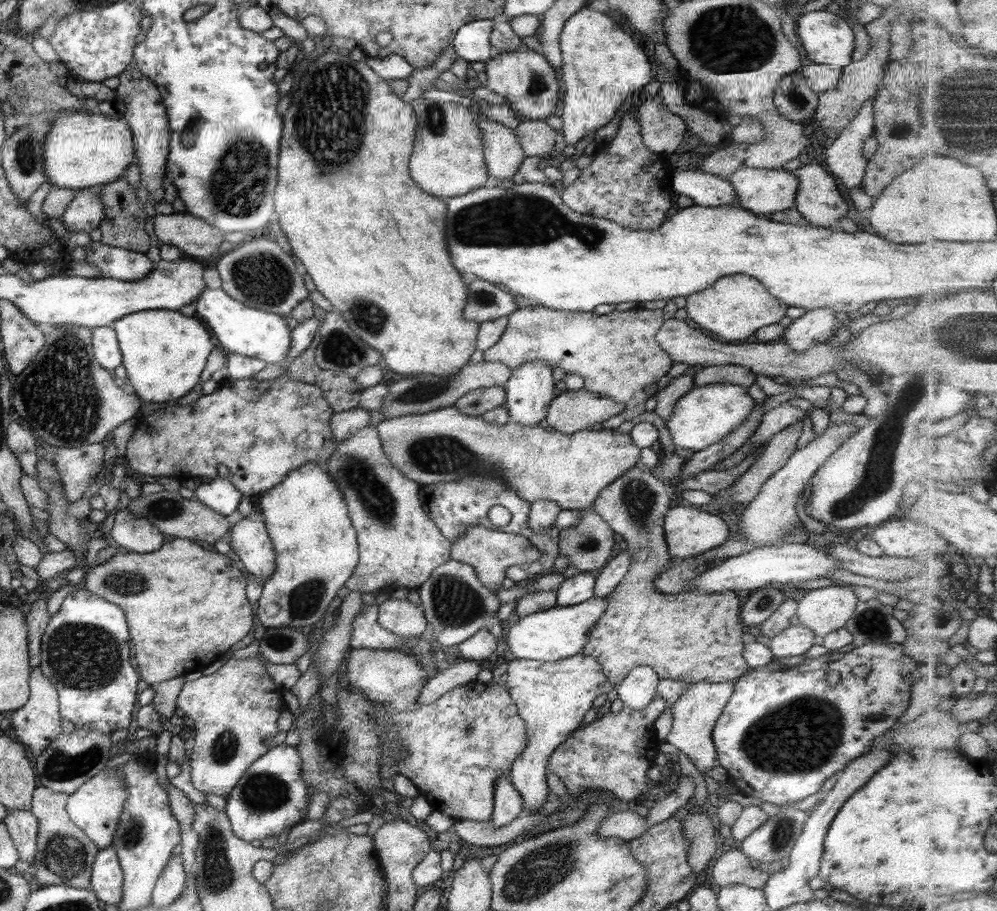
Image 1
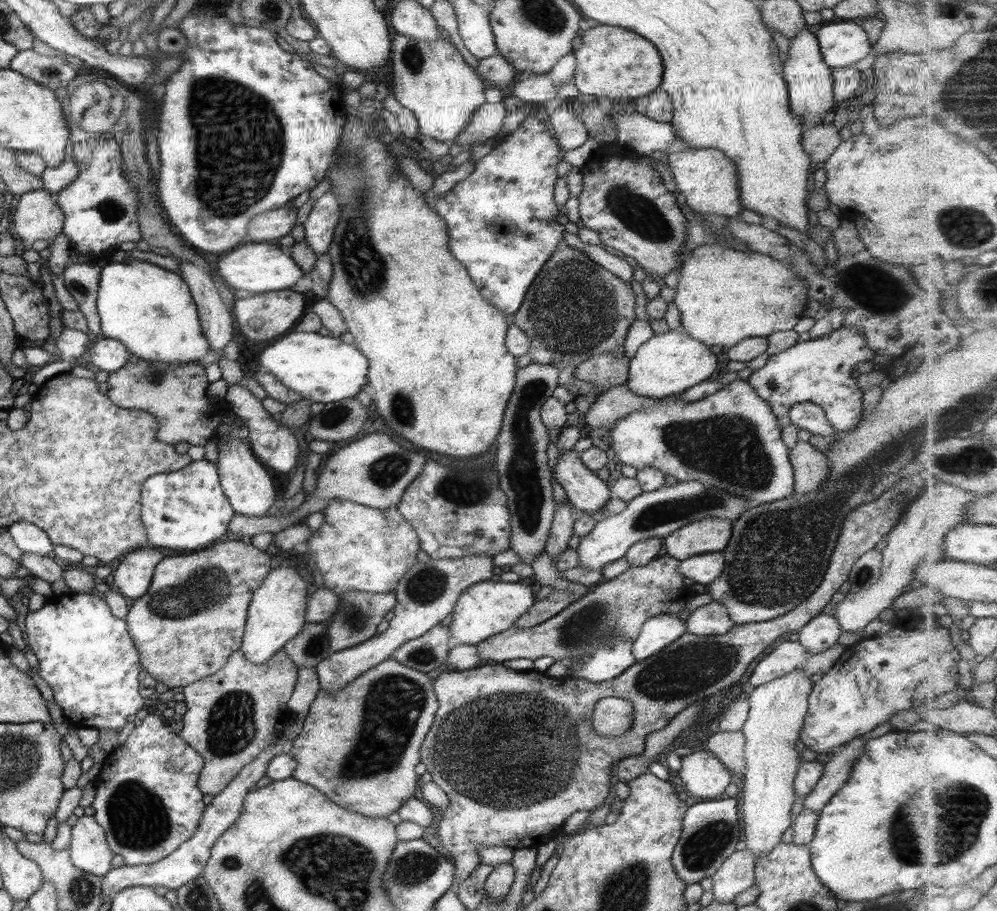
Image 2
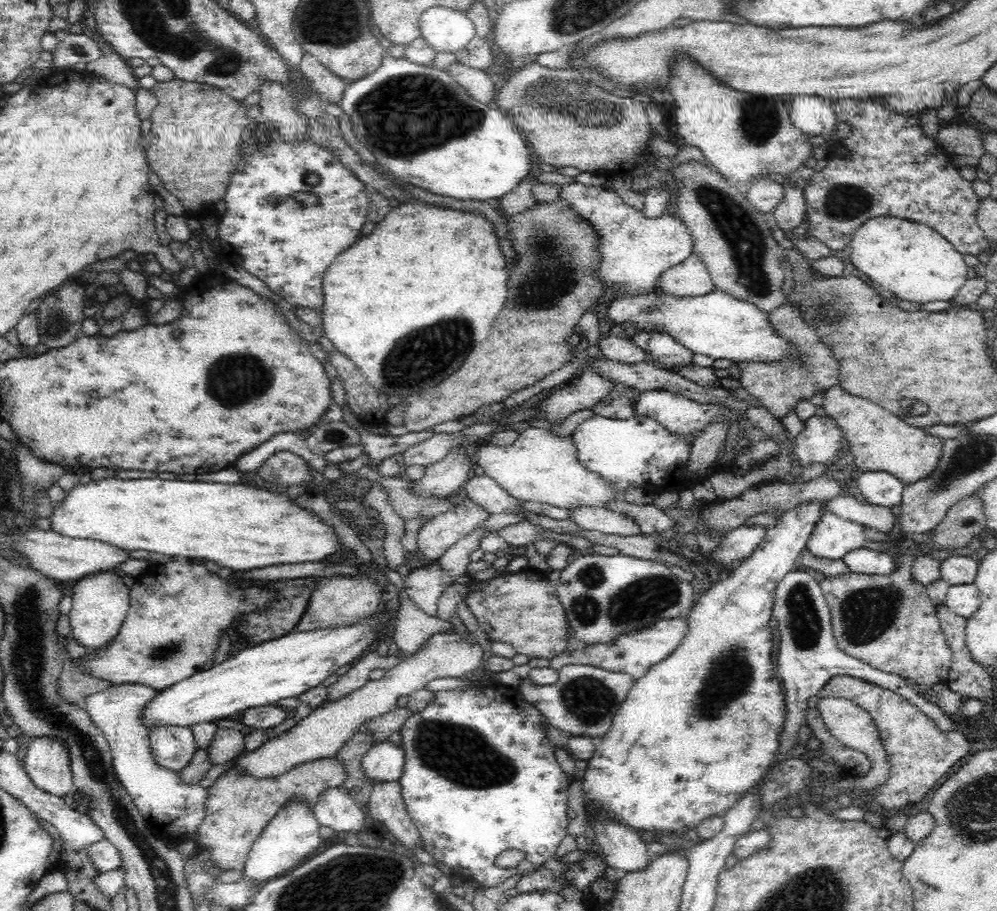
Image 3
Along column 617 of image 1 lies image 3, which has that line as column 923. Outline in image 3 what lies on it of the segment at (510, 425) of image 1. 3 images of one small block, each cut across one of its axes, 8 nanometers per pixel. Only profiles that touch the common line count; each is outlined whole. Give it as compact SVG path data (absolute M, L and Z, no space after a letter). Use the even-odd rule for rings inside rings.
M840 383L826 390L822 405L827 416L844 429L849 450L854 453L854 462L860 470L884 469L904 484L927 477L934 470L942 448L940 437L926 434L920 427L909 426L874 402L848 393Z

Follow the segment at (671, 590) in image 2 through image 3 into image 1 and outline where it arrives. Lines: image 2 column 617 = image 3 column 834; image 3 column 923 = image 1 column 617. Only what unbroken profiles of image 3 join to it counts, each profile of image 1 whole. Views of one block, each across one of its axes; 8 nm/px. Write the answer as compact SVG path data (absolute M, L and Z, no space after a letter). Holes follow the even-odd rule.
M766 444L762 445L759 452L755 450L751 456L747 456L745 460L741 460L737 465L728 469L703 471L677 484L667 484L657 480L649 470L636 463L599 491L591 509L609 525L614 533L623 537L627 544L623 552L629 554L631 563L627 567L627 573L608 594L607 607L590 629L581 654L584 657L593 658L600 665L602 673L612 686L619 685L625 675L635 669L635 666L647 666L655 671L659 679L669 678L687 685L699 682L699 680L717 683L733 682L750 670L742 658L744 644L741 635L745 631L739 616L742 594L728 590L715 593L695 591L691 594L666 595L655 590L652 580L656 577L655 574L673 559L667 552L662 524L674 493L680 493L683 490L701 490L712 496L717 490L723 490L729 484L733 484L738 476L753 465L757 457L763 455L765 447Z

